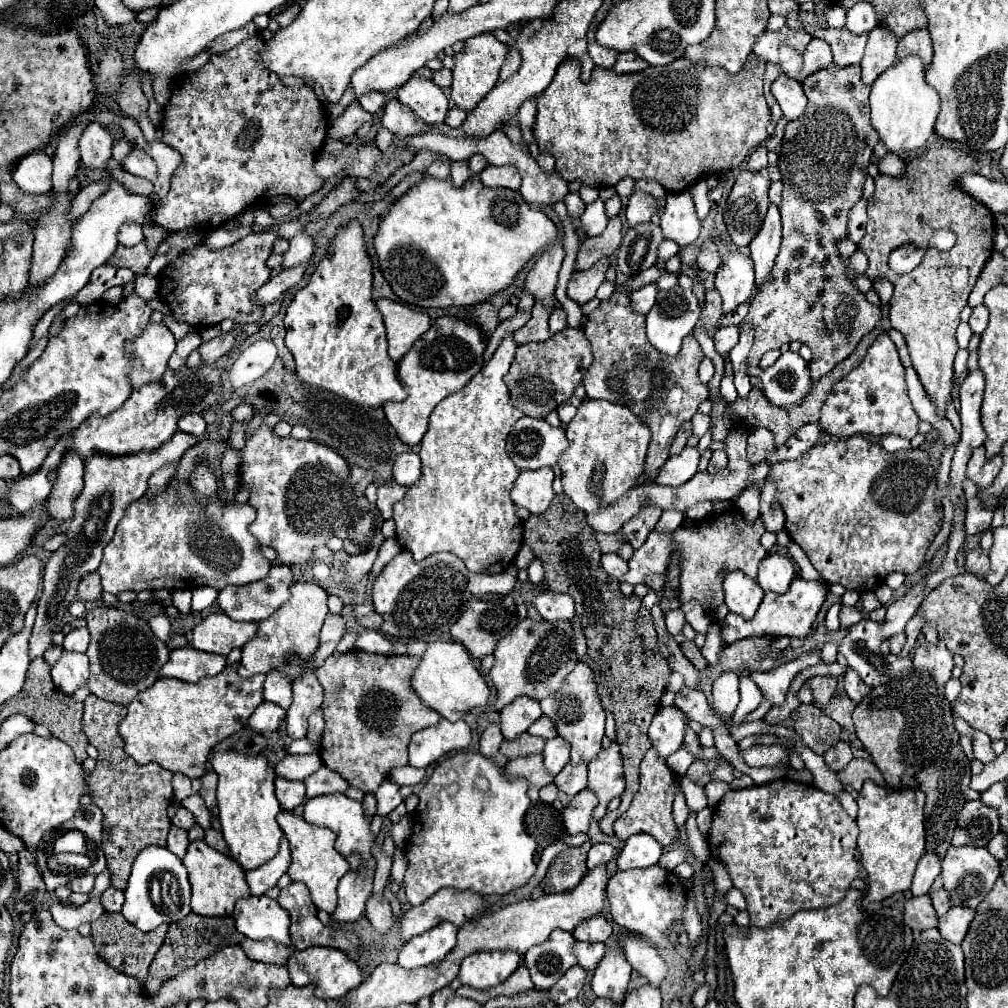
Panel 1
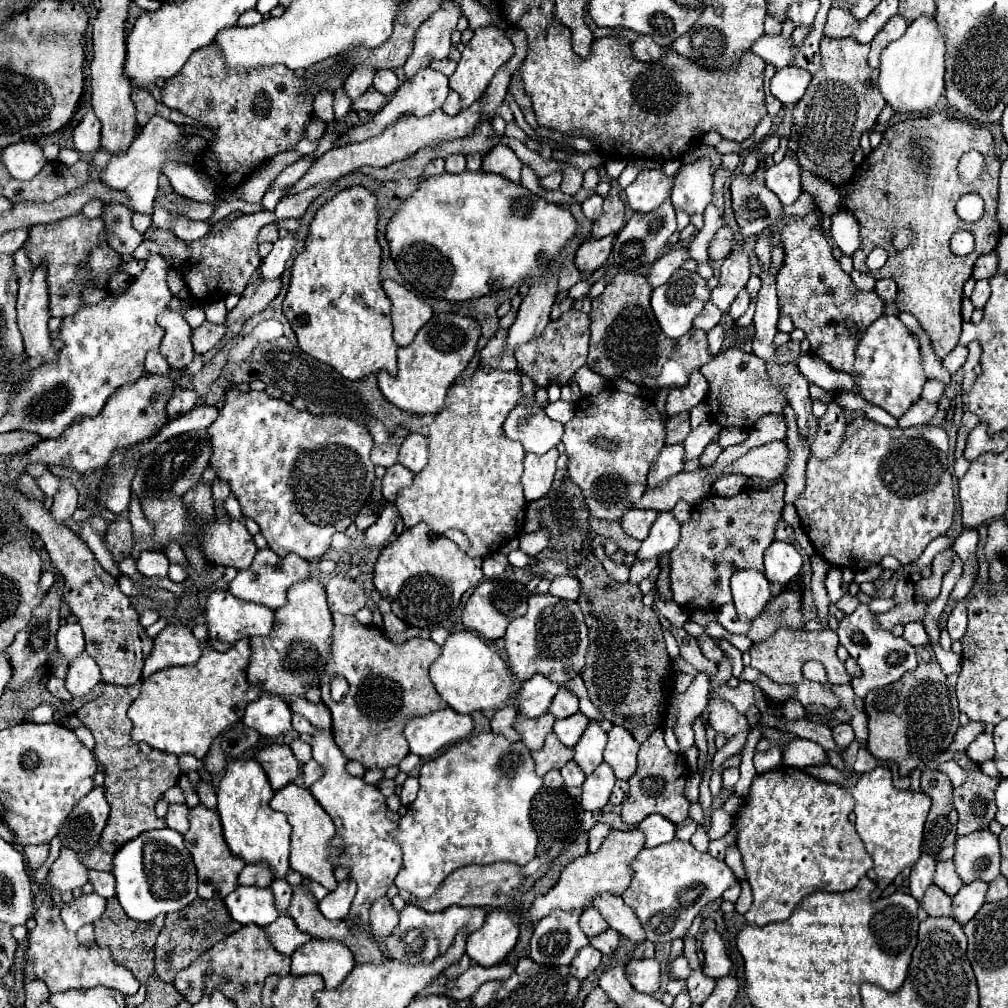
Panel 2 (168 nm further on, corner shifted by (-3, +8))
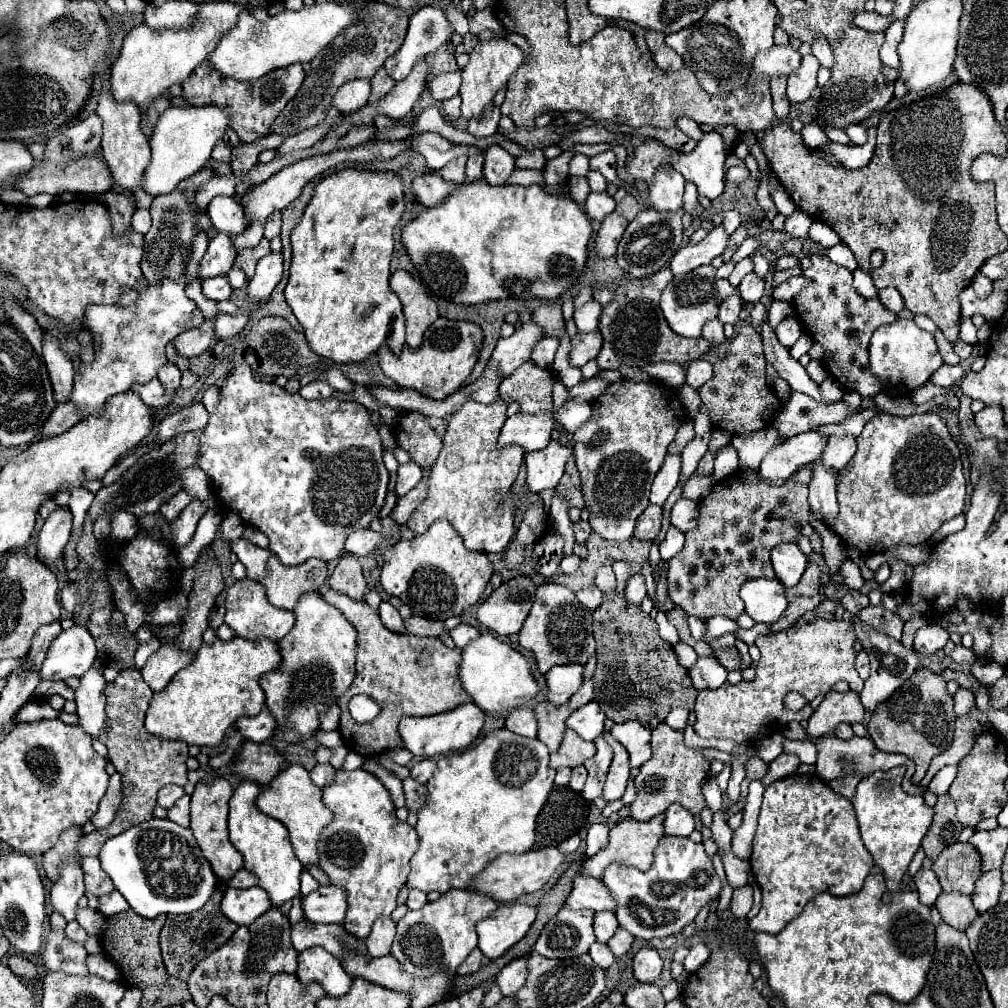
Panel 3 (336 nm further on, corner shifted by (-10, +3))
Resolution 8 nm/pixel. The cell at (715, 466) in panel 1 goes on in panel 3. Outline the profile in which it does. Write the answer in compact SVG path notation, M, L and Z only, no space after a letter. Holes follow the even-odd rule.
M707 452L707 454L701 458L699 466L697 466L697 476L709 476L709 474L713 472L713 460L715 460L715 454Z

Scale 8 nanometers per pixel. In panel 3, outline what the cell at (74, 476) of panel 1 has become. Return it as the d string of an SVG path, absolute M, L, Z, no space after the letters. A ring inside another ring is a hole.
M59 508L55 510L43 524L37 540L37 558L51 564L57 558L61 558L63 548L69 540L71 534L71 522L73 516L69 508Z

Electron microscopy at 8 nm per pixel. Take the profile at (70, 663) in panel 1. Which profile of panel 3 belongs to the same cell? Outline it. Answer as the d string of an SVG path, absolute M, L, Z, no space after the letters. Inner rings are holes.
M91 668L81 678L81 686L75 690L79 724L93 738L97 738L99 732L105 728L105 694L103 694L103 688L105 688L103 674L97 672L95 668Z

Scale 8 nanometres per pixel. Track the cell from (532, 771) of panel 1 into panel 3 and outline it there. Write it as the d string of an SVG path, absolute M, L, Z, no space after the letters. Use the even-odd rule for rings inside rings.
M567 730L561 748L555 754L551 754L549 766L551 768L559 768L559 766L575 768L593 756L595 756L595 742L587 742L577 732Z

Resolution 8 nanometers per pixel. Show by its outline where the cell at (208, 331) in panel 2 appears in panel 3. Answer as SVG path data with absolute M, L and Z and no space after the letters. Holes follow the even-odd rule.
M213 318L203 320L199 326L189 328L185 332L181 332L175 340L173 346L181 356L199 356L205 350L213 348L217 344L217 338L213 336Z

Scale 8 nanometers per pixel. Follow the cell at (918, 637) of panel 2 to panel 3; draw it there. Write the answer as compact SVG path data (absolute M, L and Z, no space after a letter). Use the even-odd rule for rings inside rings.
M927 624L915 634L915 650L923 656L931 656L937 650L943 650L949 640L949 632L937 624Z

